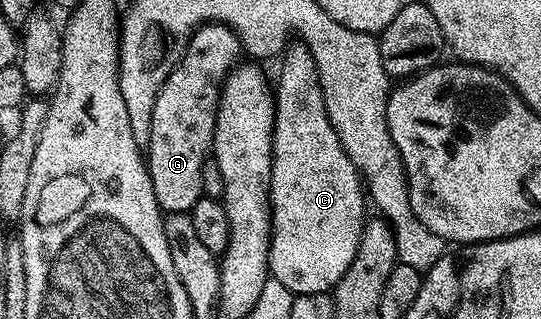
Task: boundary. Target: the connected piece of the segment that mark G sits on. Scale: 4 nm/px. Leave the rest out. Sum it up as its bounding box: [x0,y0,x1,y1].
[146,24,241,213]

